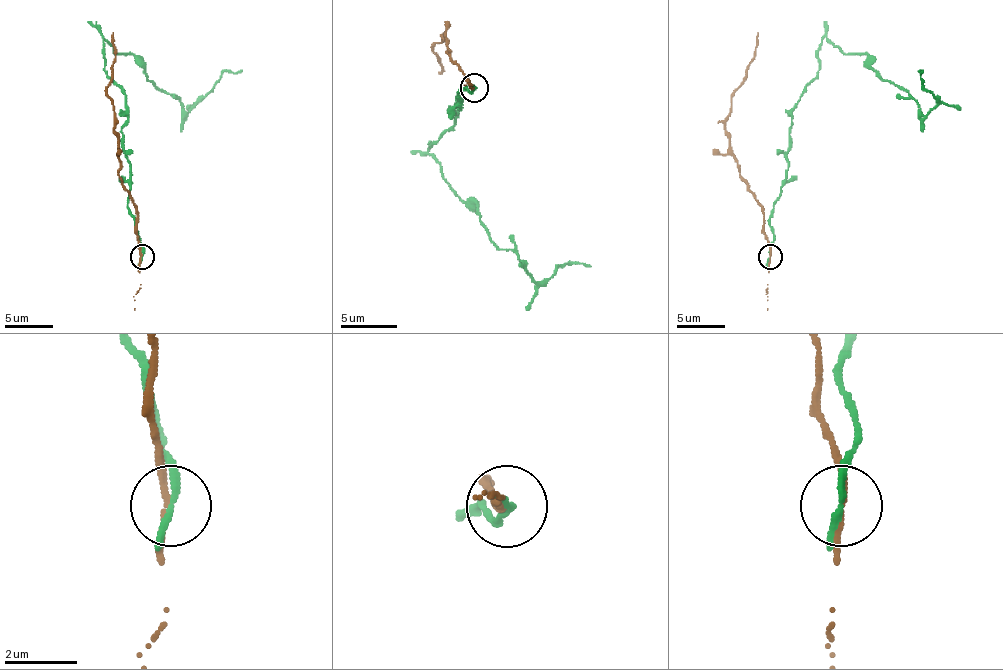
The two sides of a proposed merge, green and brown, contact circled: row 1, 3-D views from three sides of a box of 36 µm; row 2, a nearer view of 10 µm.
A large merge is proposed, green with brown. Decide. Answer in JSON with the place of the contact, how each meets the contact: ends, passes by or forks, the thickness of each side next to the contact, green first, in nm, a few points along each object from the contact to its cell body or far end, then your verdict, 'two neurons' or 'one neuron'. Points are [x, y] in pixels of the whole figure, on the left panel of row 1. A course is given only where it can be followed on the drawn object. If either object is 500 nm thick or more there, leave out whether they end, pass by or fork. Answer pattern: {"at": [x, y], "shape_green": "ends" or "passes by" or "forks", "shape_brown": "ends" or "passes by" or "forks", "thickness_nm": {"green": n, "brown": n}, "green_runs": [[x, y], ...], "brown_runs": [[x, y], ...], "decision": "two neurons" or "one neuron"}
{"at": [142, 256], "shape_green": "passes by", "shape_brown": "passes by", "thickness_nm": {"green": 170, "brown": 140}, "green_runs": [[142, 256], [128, 208], [128, 109], [104, 39], [183, 116], [224, 70], [241, 70]], "brown_runs": [[142, 256], [137, 205], [118, 174], [118, 133], [113, 99], [106, 90], [116, 56], [113, 32]], "decision": "two neurons"}

